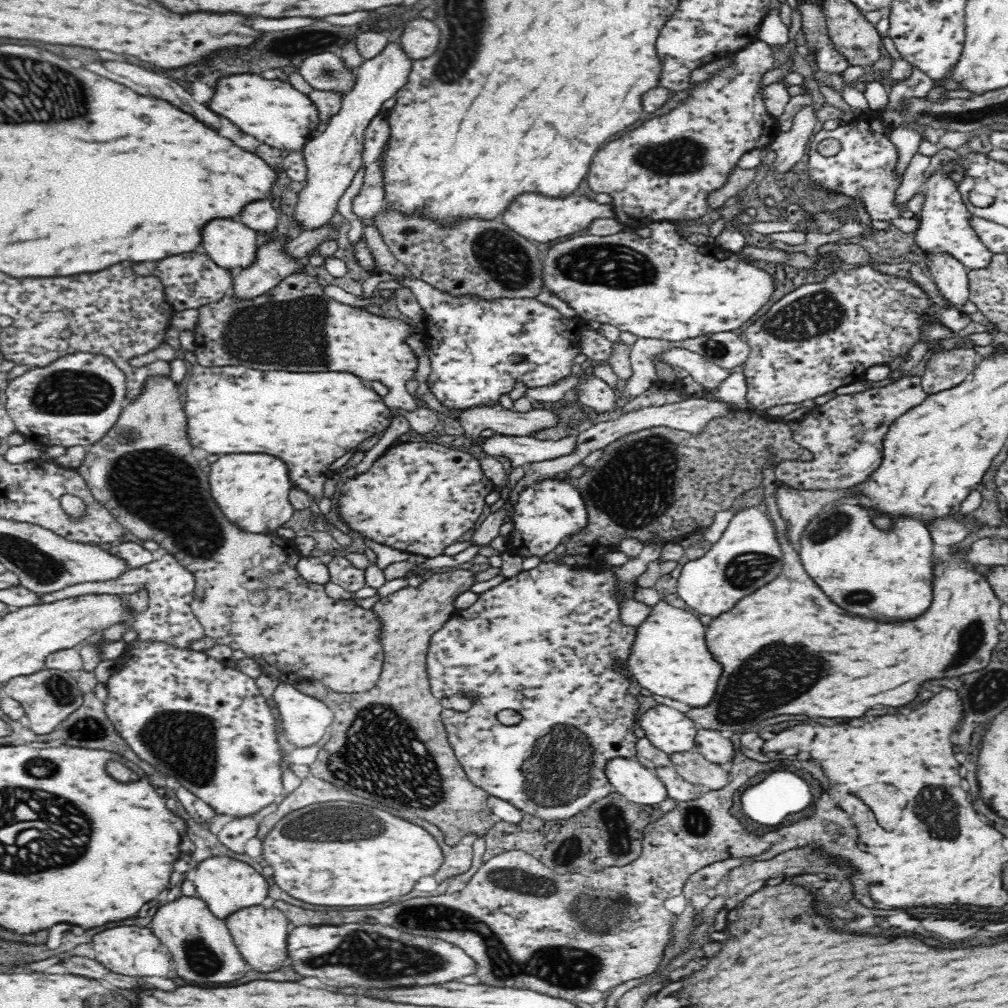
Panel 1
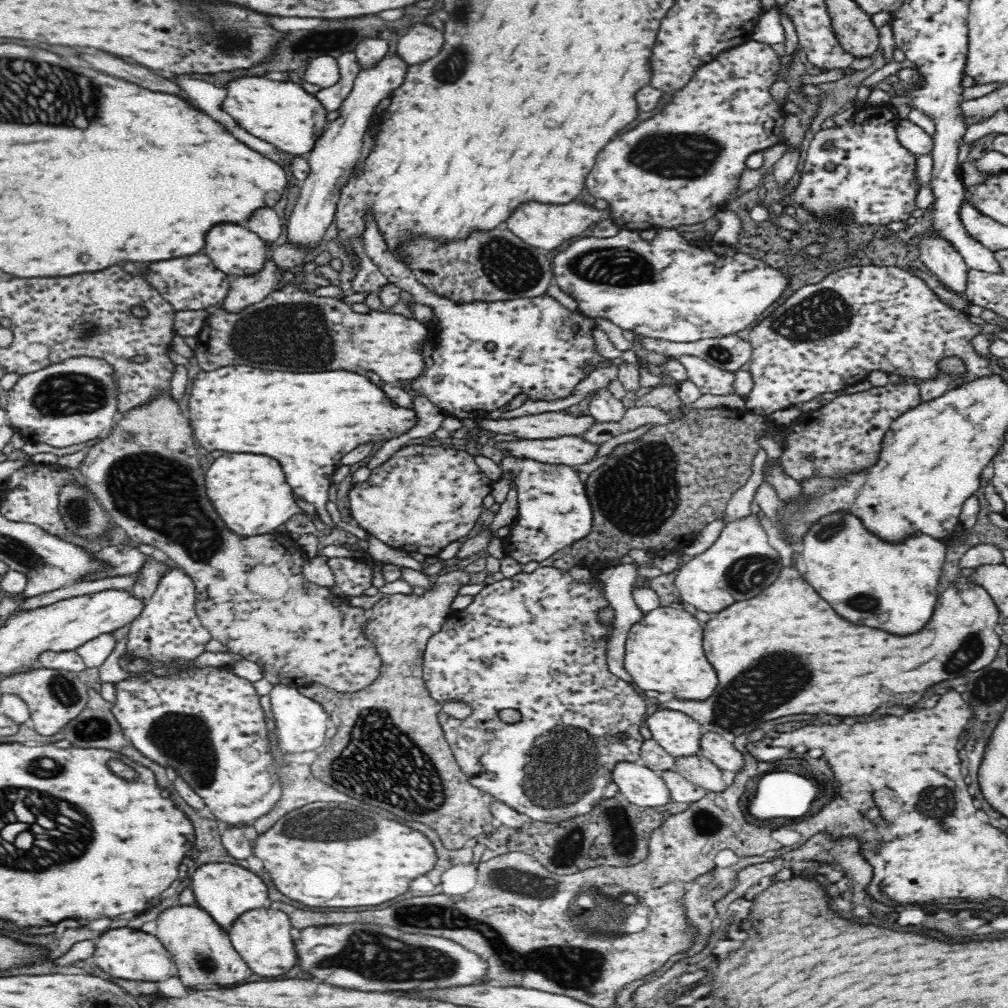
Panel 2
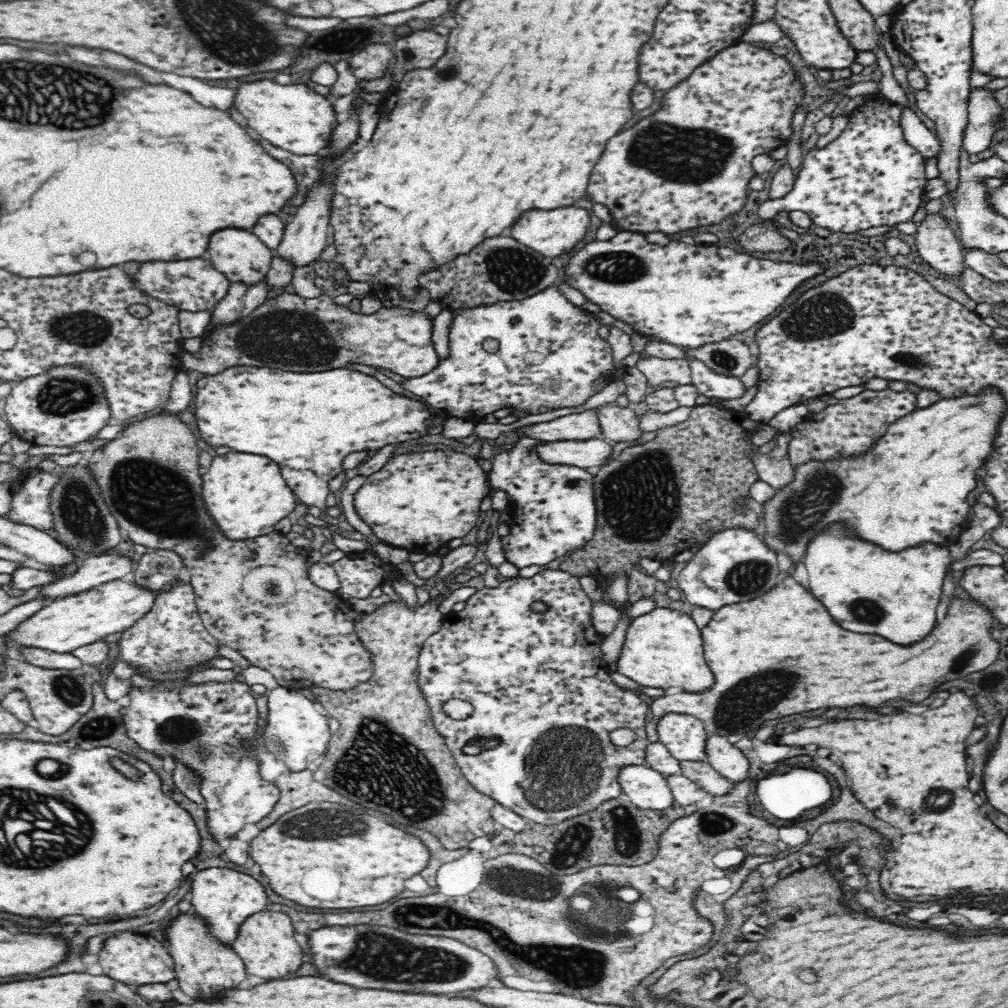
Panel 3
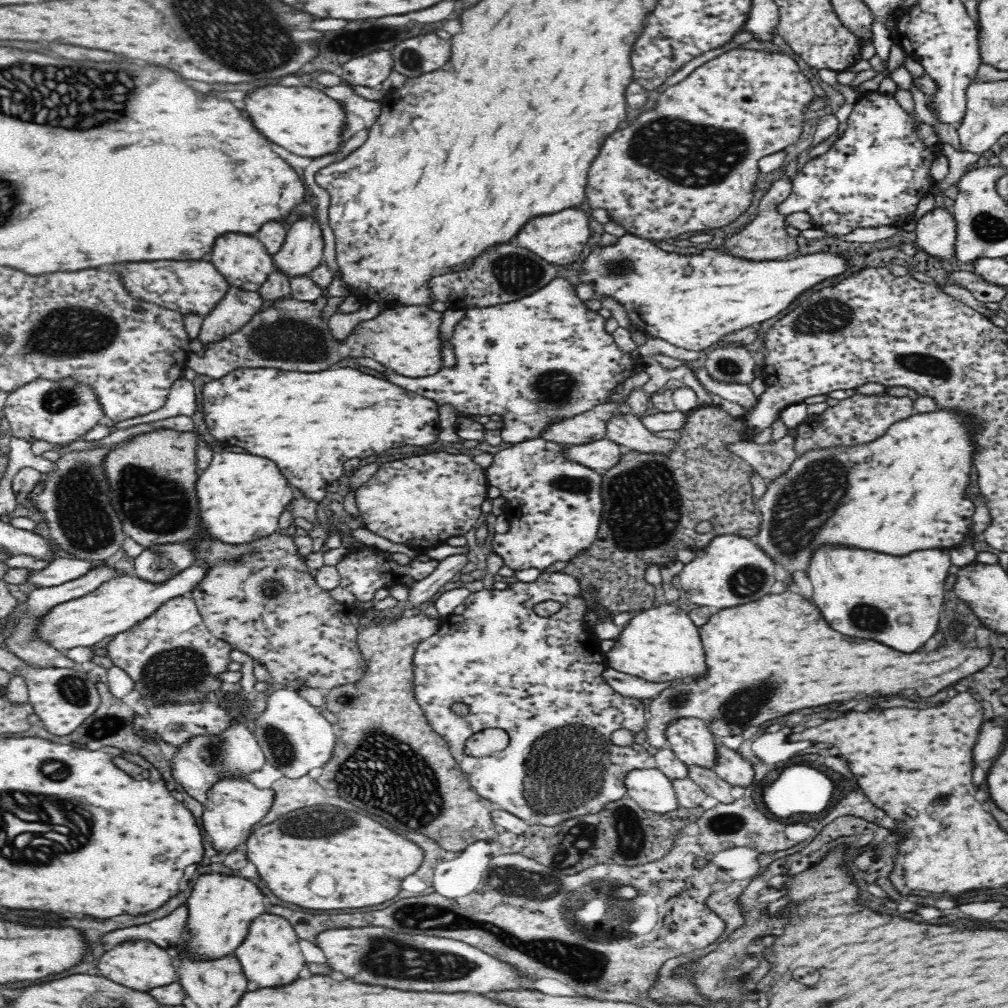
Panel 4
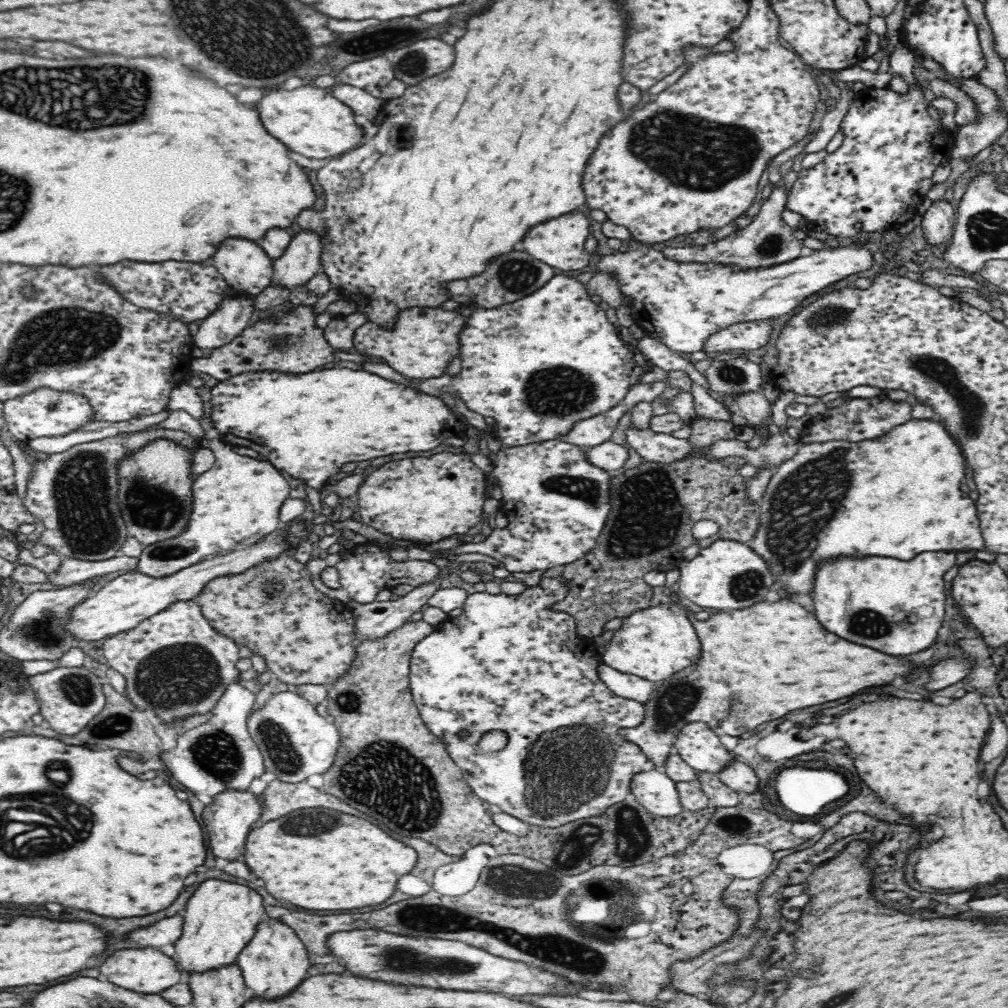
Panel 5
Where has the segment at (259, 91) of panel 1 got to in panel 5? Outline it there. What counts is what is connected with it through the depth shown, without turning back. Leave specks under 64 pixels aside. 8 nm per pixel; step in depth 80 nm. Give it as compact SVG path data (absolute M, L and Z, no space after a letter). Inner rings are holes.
M305 82L302 88L296 90L272 90L254 106L268 134L301 156L327 161L343 156L364 143L352 109L313 83Z

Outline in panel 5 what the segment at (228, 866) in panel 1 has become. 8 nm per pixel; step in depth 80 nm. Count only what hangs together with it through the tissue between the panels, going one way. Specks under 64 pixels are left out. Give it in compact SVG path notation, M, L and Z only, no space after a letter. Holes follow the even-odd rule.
M216 878L204 879L202 884L196 888L192 898L186 906L186 916L183 921L182 936L176 941L176 962L180 964L185 974L188 972L206 972L226 964L236 963L238 954L242 948L252 940L256 927L266 916L265 906L262 905L262 896L247 885L234 881L220 880Z

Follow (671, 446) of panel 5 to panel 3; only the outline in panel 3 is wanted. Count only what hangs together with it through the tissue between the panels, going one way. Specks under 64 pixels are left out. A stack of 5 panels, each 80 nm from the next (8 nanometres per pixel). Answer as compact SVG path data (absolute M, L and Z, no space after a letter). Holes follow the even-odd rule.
M616 402L604 404L594 409L598 417L601 430L608 441L632 442L642 434L638 427L639 420L636 413L623 408Z

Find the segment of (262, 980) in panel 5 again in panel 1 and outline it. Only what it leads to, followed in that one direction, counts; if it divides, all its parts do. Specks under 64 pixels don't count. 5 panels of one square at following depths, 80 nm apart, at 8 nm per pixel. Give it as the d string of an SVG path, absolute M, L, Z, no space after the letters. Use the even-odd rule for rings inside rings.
M258 904L232 912L230 916L226 916L225 923L247 963L254 970L272 972L280 968L282 962L288 959L288 953L286 953L286 938L289 935L288 928L286 928L287 920L287 916L276 907L266 908L263 904Z

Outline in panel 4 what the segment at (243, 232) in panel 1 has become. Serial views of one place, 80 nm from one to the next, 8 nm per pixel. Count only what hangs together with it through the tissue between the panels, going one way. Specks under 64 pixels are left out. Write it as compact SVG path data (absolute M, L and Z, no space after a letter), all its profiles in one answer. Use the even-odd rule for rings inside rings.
M226 232L218 236L205 259L214 264L214 267L225 276L231 286L248 291L258 291L266 282L268 274L275 270L273 254L268 252L264 243L254 235L241 232Z

